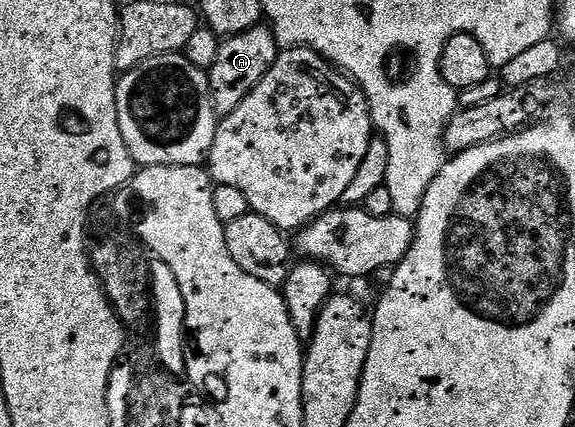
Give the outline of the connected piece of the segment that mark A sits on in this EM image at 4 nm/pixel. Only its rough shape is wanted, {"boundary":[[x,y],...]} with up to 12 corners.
{"boundary":[[265,23],[222,40],[207,71],[218,118],[271,71],[279,46]]}

